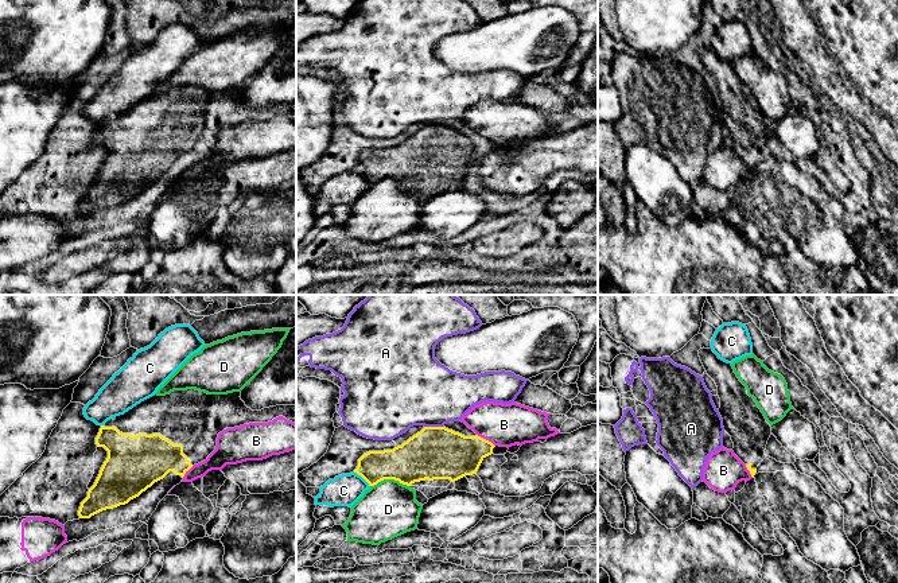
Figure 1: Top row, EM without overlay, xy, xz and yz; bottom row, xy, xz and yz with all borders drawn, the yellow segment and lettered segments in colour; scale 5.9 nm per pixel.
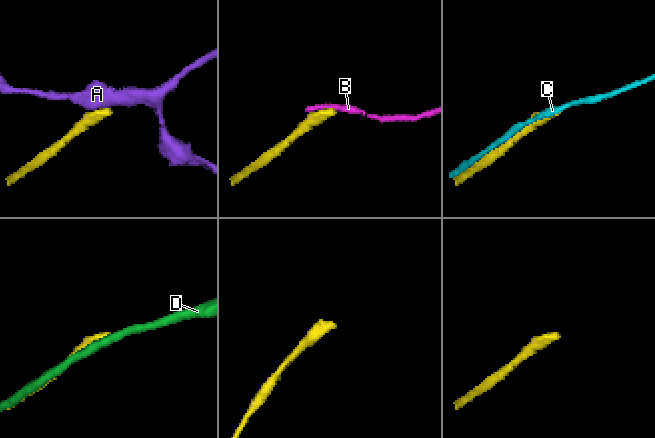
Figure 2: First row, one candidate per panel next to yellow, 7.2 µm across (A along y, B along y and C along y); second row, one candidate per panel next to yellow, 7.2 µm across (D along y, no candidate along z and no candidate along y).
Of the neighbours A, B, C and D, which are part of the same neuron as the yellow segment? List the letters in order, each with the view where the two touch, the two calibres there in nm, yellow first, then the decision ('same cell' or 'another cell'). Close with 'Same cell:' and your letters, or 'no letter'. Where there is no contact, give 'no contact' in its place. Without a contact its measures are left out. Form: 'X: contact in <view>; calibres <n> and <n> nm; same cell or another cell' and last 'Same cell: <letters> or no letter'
A: contact in xz; calibres 320 and 420 nm; another cell
B: contact in xz; calibres 300 and 260 nm; another cell
C: contact in xz; calibres 200 and 190 nm; another cell
D: contact in xz; calibres 280 and 340 nm; another cell
Same cell: no letter

